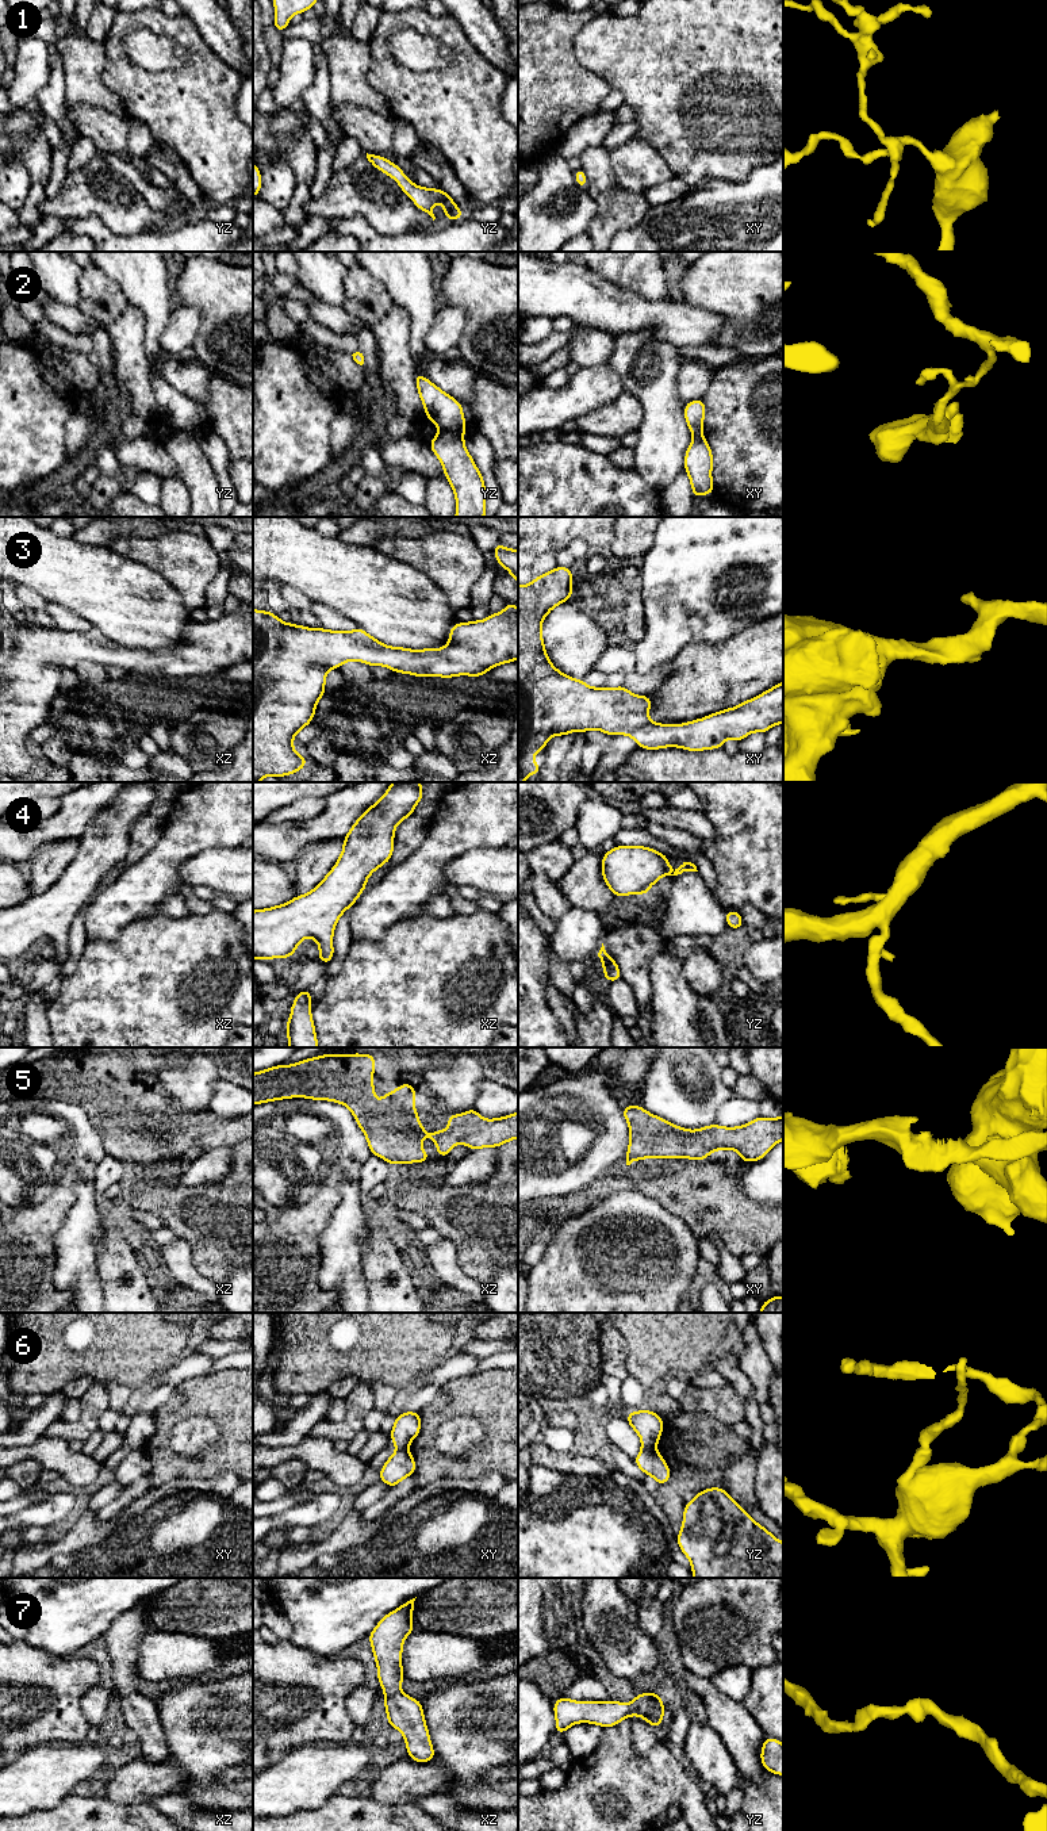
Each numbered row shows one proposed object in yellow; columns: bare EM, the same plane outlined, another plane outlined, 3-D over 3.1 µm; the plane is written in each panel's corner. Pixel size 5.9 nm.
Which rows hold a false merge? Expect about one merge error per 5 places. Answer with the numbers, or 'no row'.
2, 6

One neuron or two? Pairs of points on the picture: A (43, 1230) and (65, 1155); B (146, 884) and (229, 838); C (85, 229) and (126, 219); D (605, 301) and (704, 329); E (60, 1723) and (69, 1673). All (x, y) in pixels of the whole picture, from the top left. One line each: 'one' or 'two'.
A: two
B: one
C: two
D: one
E: one

